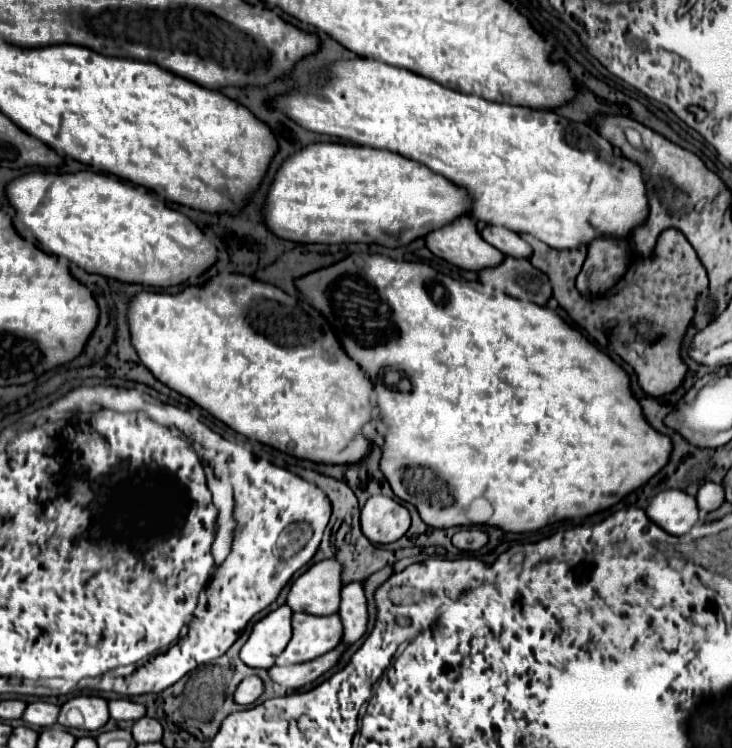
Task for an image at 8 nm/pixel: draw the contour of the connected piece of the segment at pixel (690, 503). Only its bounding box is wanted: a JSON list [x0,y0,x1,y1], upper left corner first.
[645,490,699,536]

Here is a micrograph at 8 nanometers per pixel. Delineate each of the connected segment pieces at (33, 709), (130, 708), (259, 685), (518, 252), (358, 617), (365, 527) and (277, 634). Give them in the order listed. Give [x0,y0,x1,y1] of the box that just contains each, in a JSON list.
[[21,702,59,728],[109,700,145,720],[233,676,263,706],[481,226,531,256],[337,582,367,644],[361,496,411,544],[239,604,291,668]]

